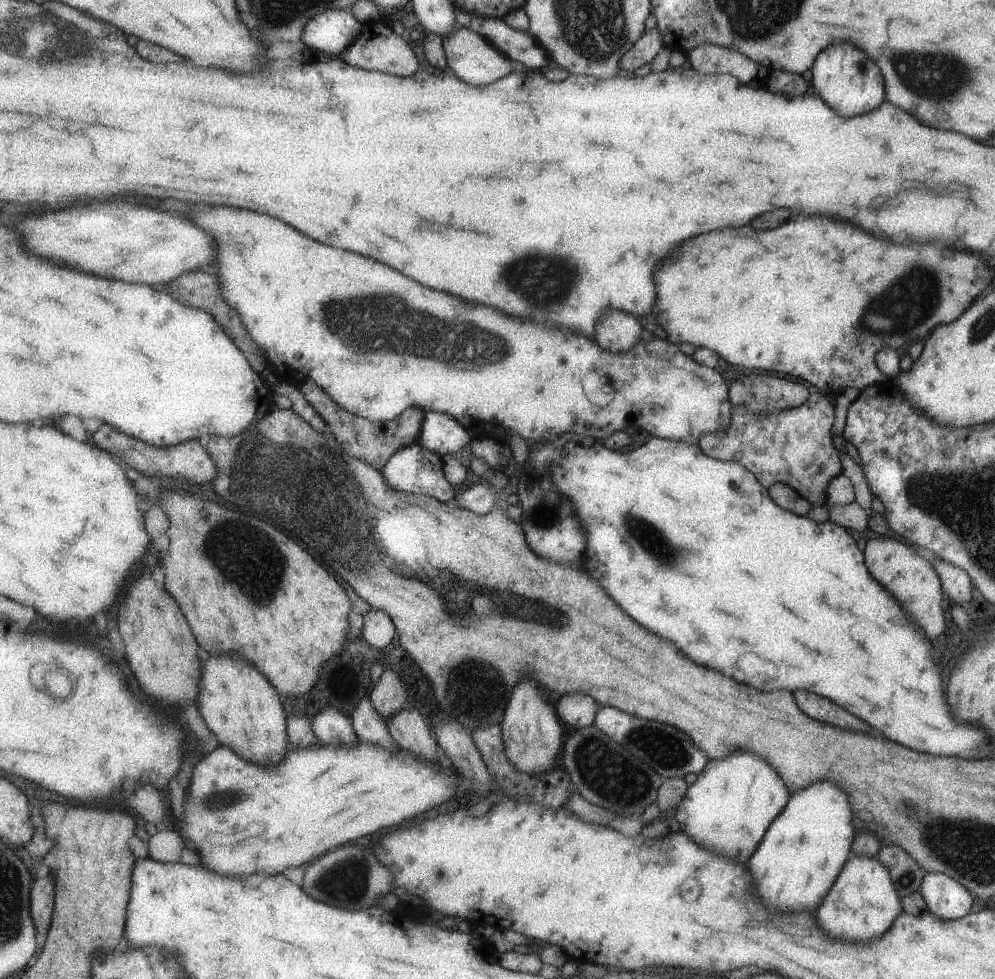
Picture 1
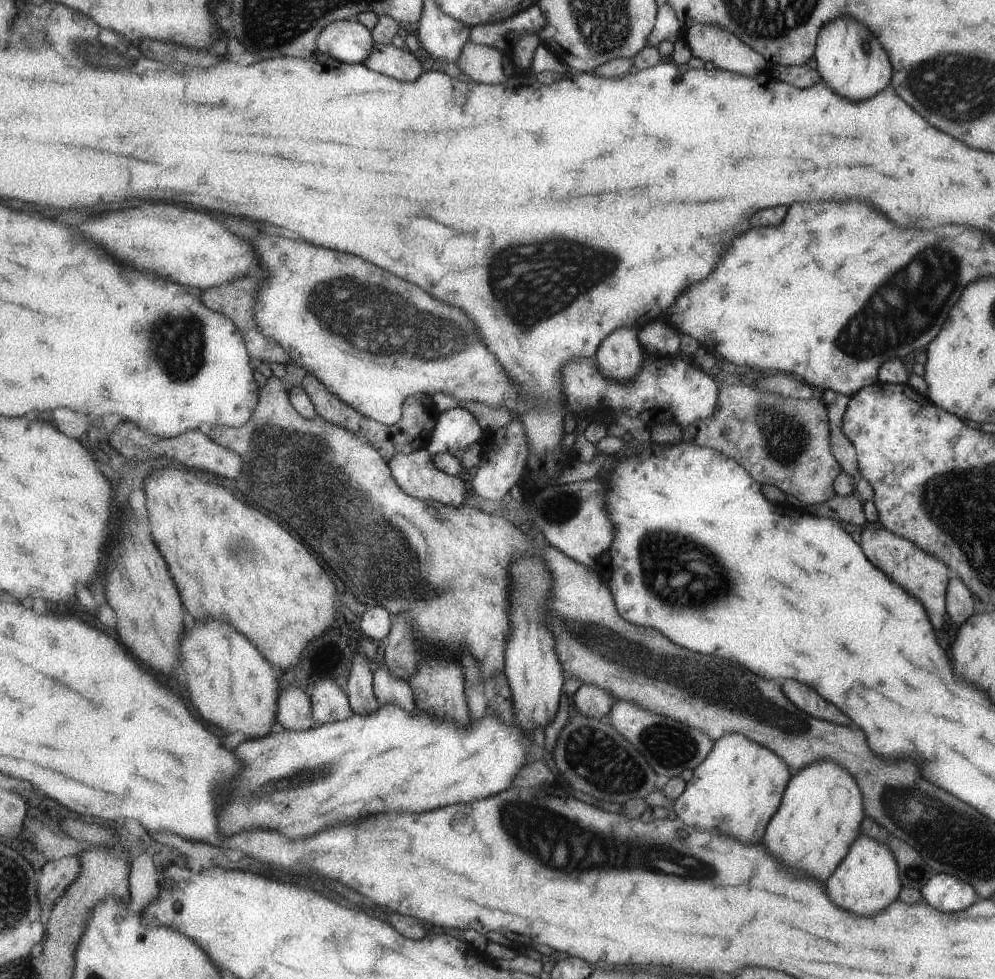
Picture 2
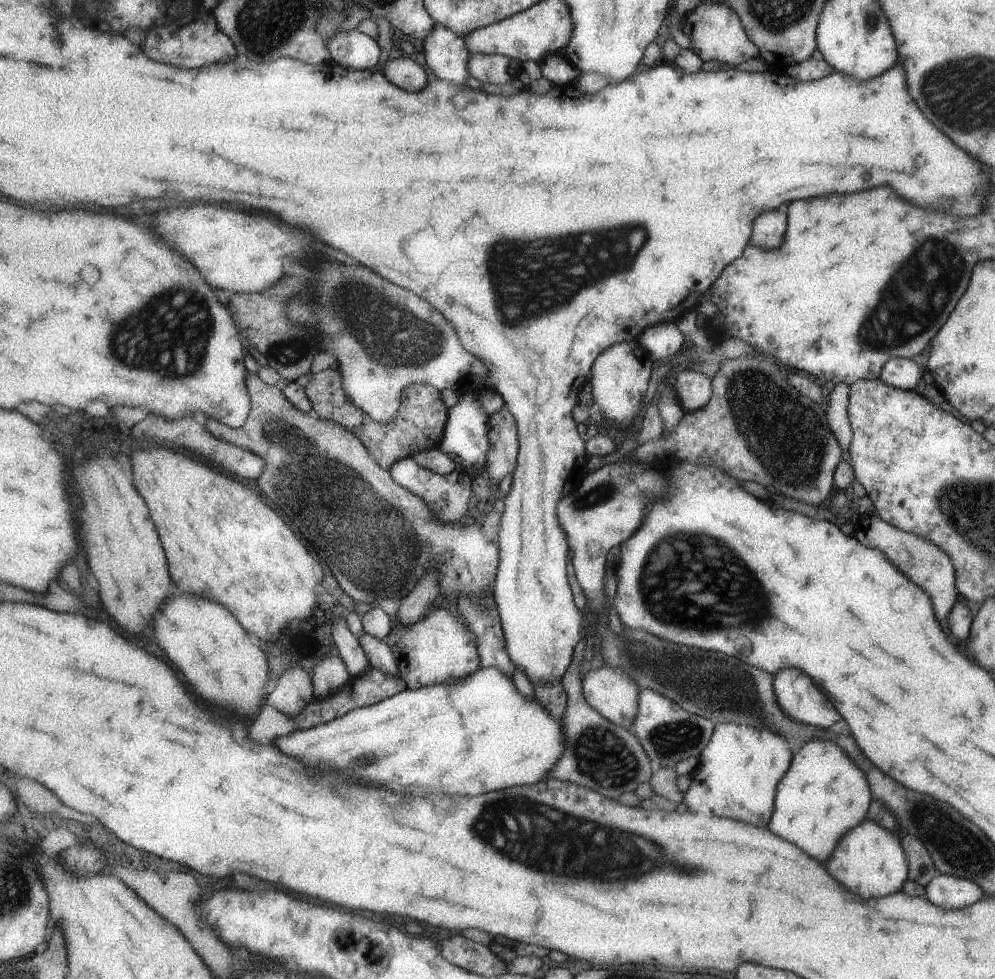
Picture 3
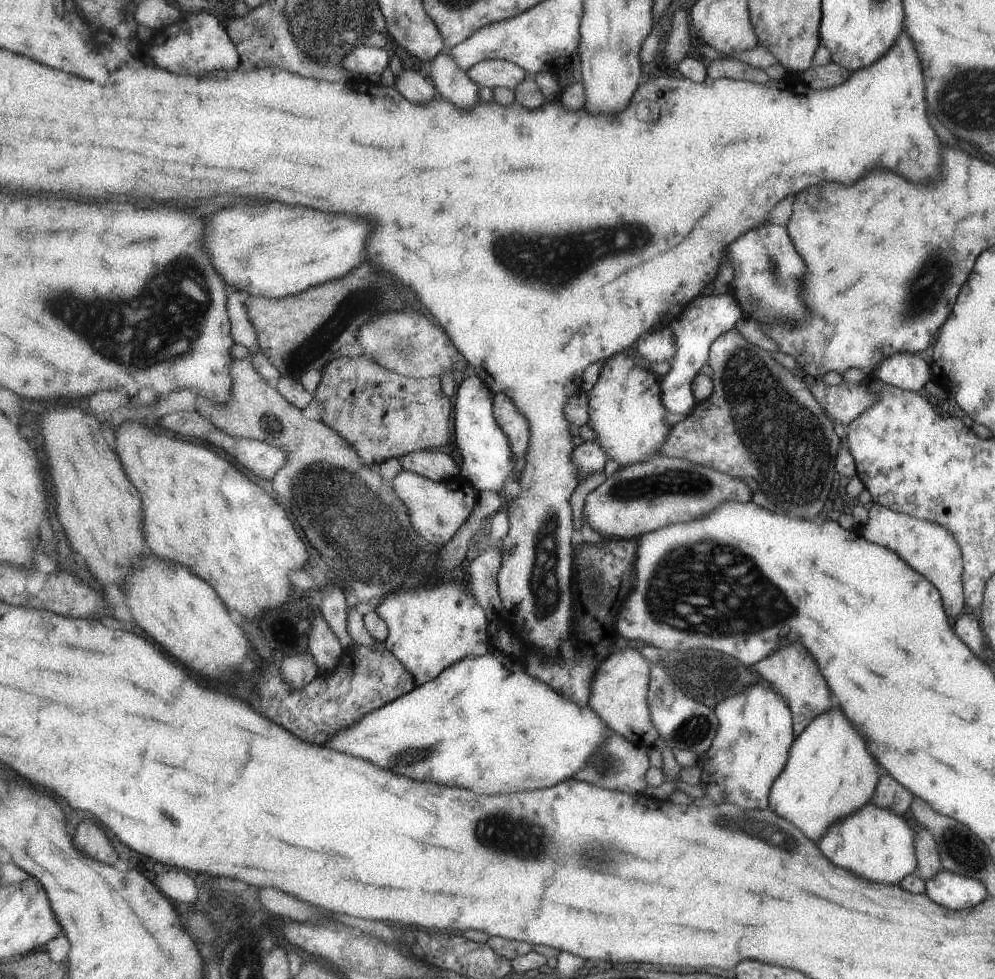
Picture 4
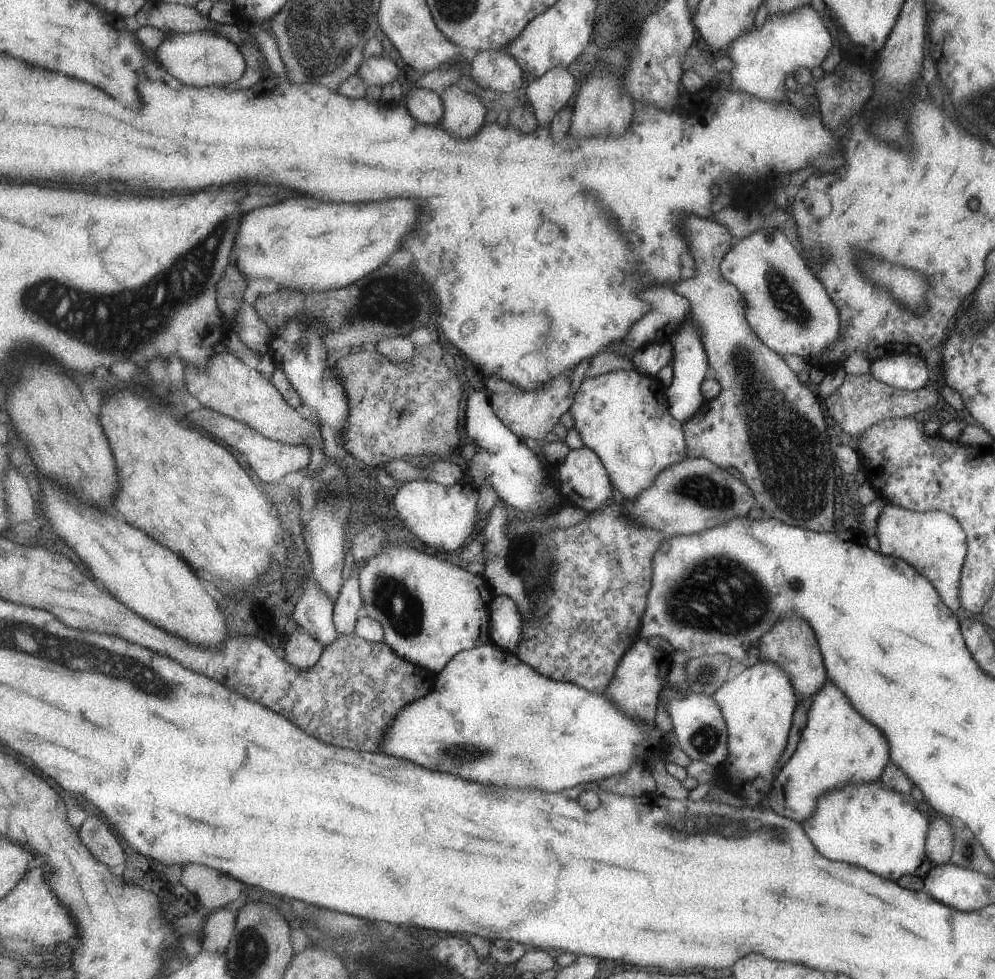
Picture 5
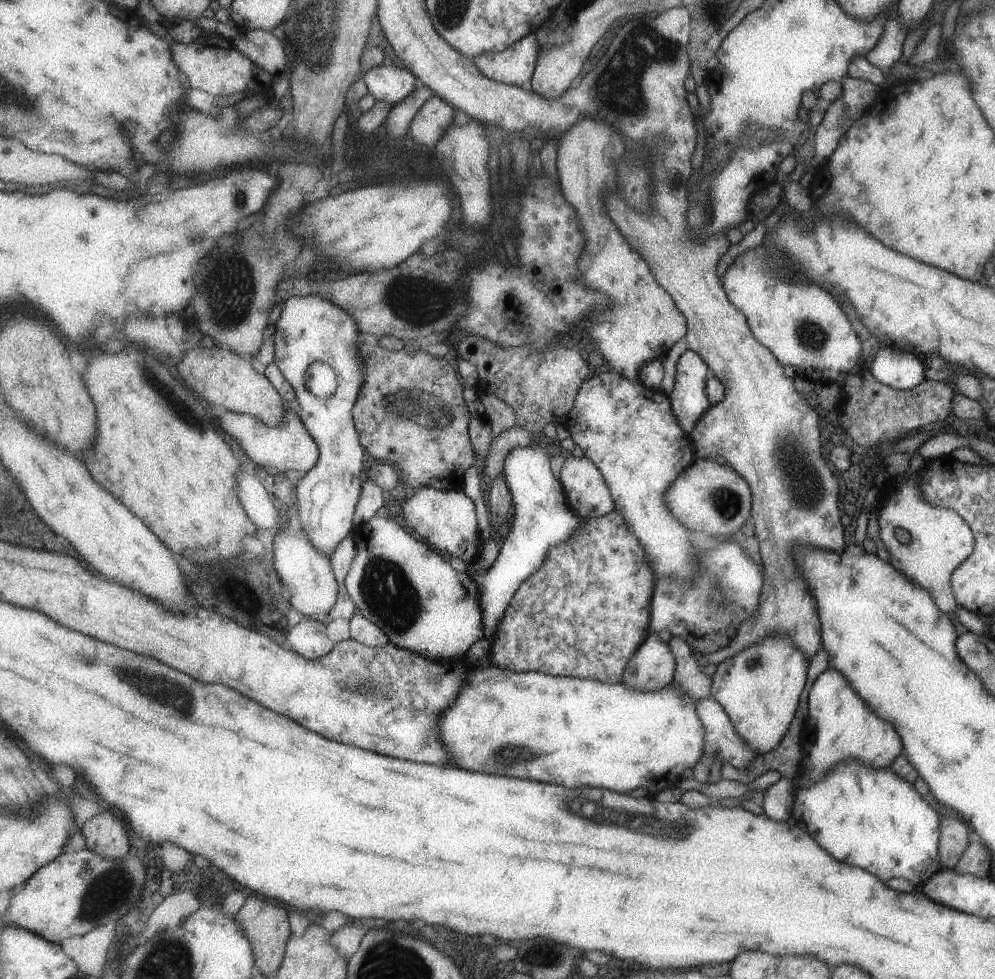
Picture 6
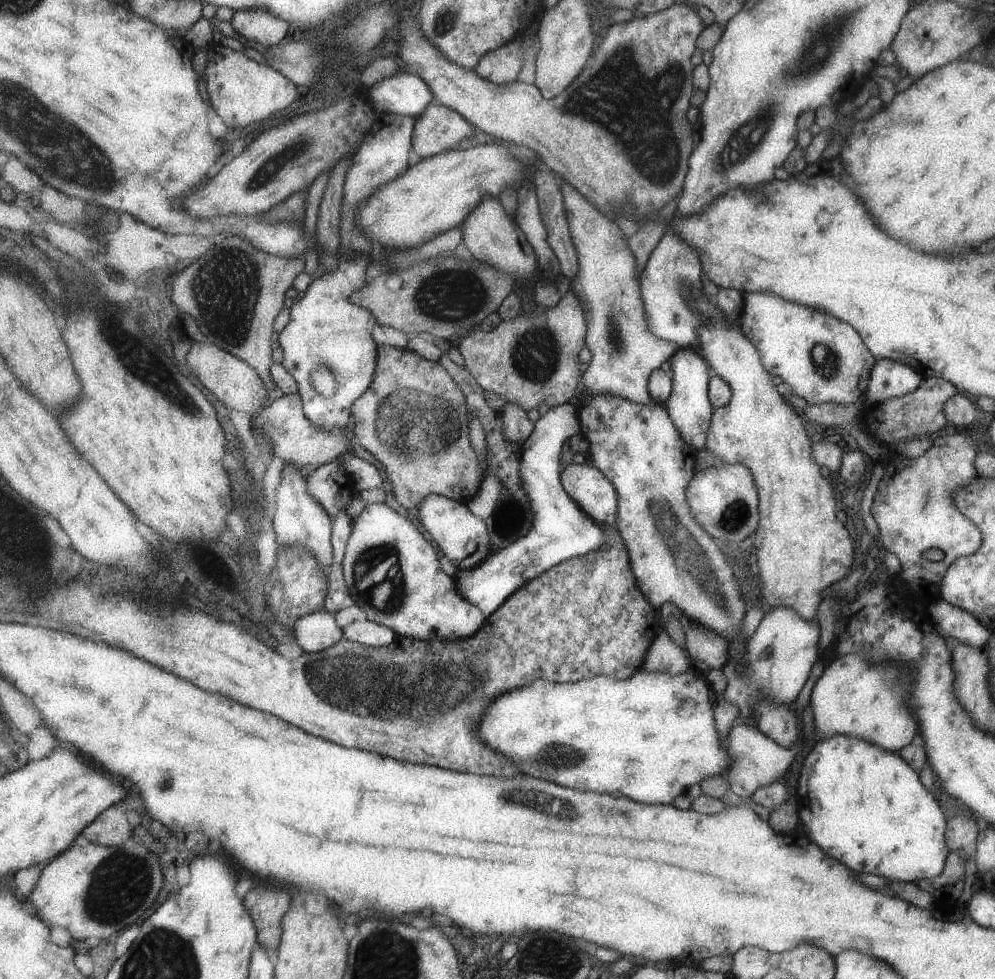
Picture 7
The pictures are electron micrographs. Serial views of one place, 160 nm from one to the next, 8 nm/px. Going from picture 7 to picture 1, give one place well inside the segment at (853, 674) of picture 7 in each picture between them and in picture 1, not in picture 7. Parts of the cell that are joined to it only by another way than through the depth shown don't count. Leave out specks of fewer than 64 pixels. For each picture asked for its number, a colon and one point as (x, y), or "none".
1: (806, 846)
2: (819, 817)
3: (824, 794)
4: (829, 775)
5: (837, 747)
6: (838, 727)

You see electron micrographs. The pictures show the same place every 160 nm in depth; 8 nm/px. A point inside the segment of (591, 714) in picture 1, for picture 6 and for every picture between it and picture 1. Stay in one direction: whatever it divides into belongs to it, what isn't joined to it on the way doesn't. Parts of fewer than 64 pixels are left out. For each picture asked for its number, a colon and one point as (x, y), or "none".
2: (591, 701)
3: (611, 692)
4: (618, 694)
5: (635, 685)
6: (651, 668)

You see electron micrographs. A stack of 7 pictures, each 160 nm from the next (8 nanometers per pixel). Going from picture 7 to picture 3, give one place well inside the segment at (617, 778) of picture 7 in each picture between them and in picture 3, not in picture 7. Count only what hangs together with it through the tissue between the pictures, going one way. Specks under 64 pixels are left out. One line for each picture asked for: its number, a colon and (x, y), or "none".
3: (443, 738)
4: (483, 724)
5: (488, 715)
6: (576, 732)

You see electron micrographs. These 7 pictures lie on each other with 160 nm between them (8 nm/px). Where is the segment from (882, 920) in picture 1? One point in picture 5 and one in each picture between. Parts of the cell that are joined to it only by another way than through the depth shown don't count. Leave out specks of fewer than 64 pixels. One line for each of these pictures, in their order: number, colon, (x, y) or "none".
2: (868, 879)
3: (870, 861)
4: (874, 843)
5: (878, 829)

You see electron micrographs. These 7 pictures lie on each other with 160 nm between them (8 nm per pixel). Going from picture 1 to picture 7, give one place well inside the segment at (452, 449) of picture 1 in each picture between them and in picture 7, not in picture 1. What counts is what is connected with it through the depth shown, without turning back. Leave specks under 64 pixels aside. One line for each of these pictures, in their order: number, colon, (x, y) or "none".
2: (455, 429)
3: (465, 434)
4: (487, 461)
5: (501, 459)
6: (542, 518)
7: (560, 530)

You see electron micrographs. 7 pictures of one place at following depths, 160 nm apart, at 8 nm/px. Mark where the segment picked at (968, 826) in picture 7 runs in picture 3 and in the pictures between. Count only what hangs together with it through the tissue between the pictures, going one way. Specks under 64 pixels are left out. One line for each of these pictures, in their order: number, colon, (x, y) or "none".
3: (920, 865)
4: (927, 856)
5: (938, 843)
6: (954, 838)

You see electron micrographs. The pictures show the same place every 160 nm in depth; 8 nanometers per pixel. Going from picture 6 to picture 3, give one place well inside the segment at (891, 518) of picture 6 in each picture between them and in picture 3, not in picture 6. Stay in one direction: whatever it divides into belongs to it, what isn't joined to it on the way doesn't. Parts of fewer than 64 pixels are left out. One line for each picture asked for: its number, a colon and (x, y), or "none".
3: (924, 563)
4: (928, 548)
5: (933, 542)

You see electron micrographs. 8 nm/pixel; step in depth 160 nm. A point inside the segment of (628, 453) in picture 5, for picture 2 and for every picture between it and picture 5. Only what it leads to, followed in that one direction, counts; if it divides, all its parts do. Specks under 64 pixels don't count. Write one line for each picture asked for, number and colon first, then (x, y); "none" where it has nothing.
2: (619, 356)
3: (619, 375)
4: (624, 407)

